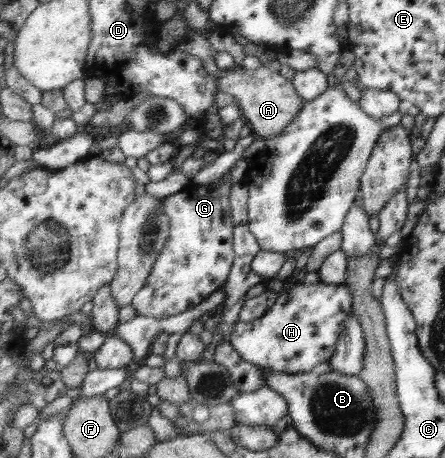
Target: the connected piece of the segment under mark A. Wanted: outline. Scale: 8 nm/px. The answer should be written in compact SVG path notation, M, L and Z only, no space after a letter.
M265 66L251 71L244 67L230 68L221 74L219 79L221 89L233 96L234 102L237 102L240 108L241 116L247 120L252 133L265 141L279 136L292 123L305 104L291 80L283 77L279 72L271 72Z

